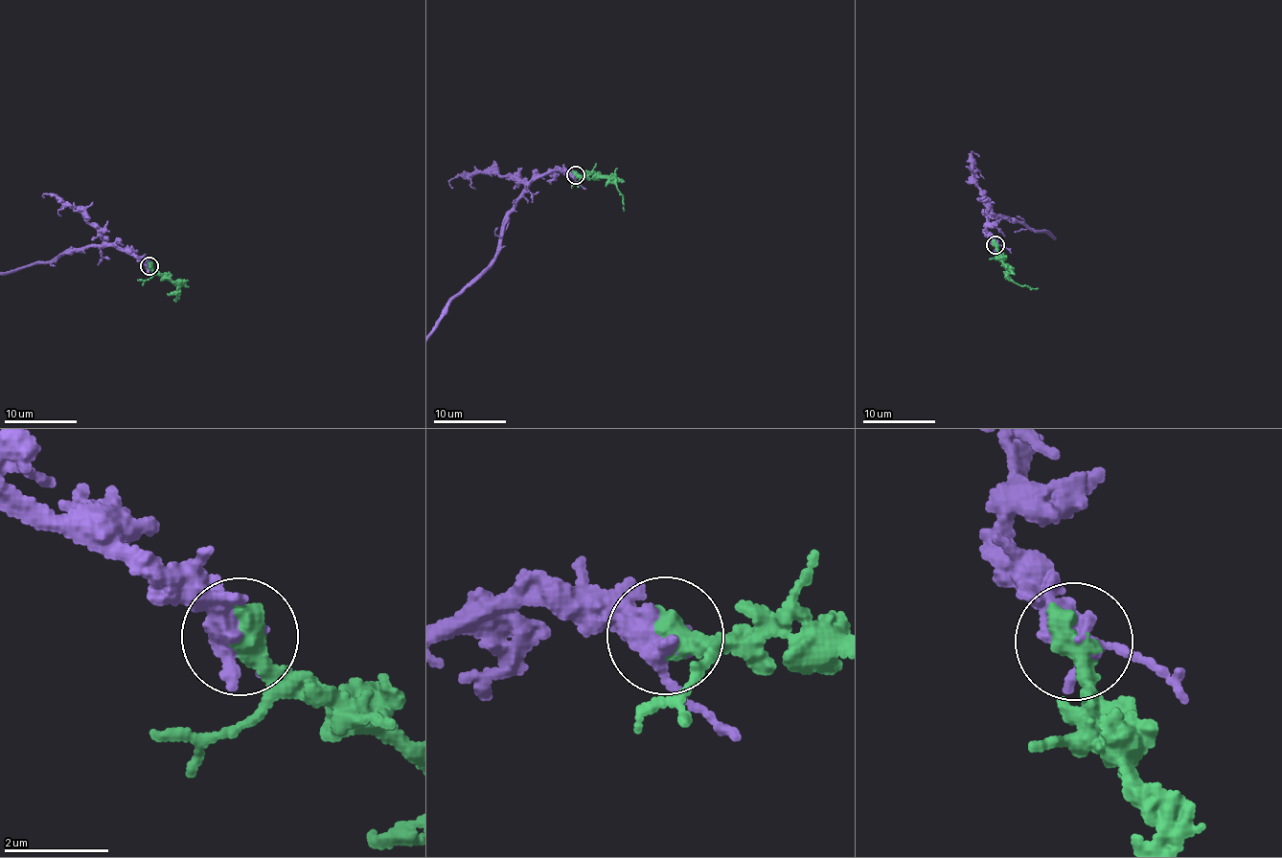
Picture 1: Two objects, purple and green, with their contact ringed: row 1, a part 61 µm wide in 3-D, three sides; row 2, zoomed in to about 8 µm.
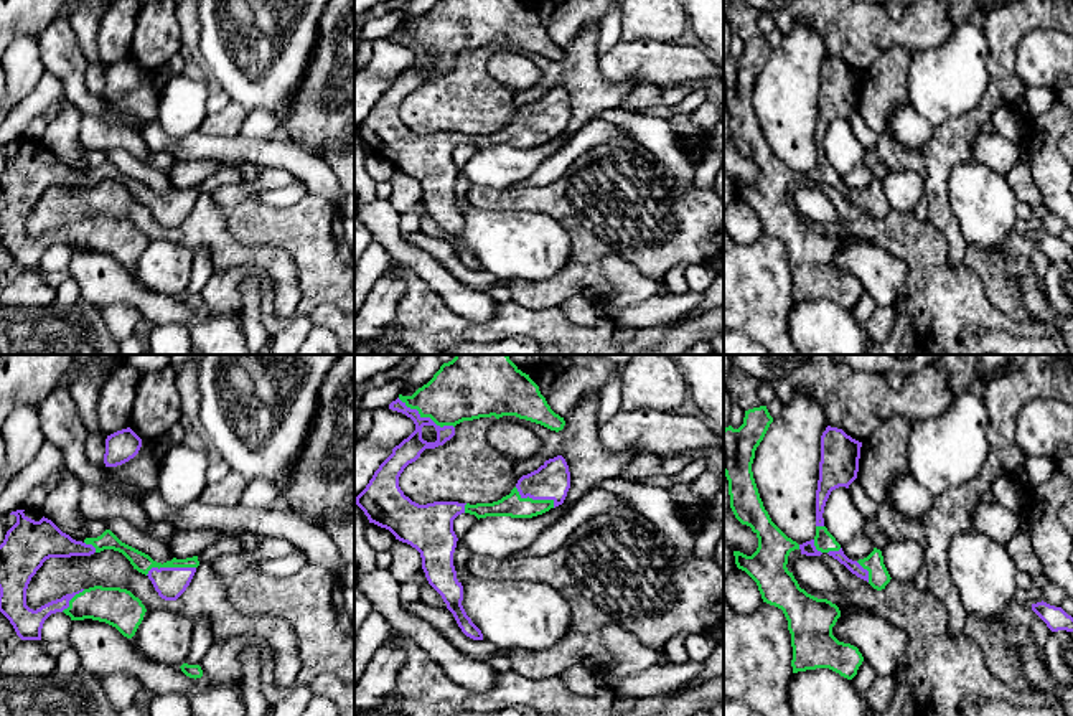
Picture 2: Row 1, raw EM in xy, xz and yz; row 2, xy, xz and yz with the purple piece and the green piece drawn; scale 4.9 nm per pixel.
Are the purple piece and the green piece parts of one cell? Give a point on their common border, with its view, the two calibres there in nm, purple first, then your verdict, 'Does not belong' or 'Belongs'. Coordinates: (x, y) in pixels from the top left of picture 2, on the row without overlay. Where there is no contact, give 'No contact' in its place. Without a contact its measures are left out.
Touches purple at xz (426, 48). Thickness 110 nm (purple) against 260 nm. Belongs

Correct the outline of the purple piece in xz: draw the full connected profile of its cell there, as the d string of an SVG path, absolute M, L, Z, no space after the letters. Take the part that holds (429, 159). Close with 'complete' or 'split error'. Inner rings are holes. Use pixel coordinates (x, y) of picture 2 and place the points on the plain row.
M438 0L412 26L402 26L389 40L410 48L415 61L392 79L366 119L354 129L369 153L389 160L396 170L420 183L429 214L442 226L462 262L483 271L481 261L466 246L463 216L457 210L453 150L462 144L532 148L564 134L570 119L565 89L557 86L537 101L522 106L509 125L493 134L433 132L419 135L399 117L404 99L425 79L443 76L455 66L455 56L480 48L516 46L551 61L562 61L564 48L555 45L539 16L521 0ZM433 56L437 71L422 69L422 58Z | split error

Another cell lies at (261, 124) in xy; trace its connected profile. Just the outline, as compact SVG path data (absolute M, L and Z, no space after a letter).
M255 109L247 112L241 127L241 135L247 139L269 140L277 134L277 129L279 115L264 109Z

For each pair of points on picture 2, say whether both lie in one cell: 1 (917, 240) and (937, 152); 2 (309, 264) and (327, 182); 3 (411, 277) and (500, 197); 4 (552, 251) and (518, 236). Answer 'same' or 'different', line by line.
1: different
2: different
3: different
4: same

